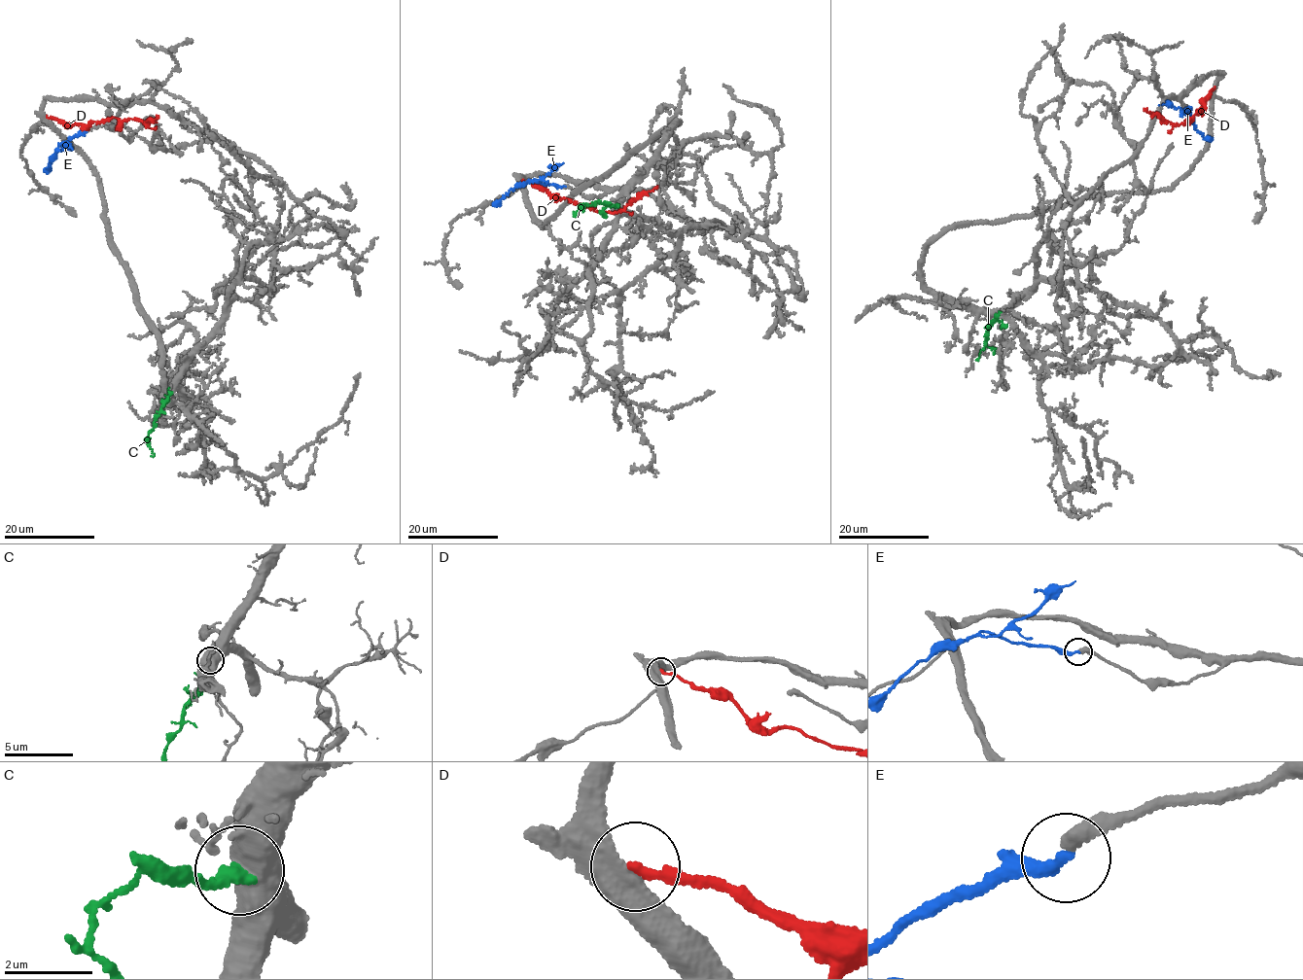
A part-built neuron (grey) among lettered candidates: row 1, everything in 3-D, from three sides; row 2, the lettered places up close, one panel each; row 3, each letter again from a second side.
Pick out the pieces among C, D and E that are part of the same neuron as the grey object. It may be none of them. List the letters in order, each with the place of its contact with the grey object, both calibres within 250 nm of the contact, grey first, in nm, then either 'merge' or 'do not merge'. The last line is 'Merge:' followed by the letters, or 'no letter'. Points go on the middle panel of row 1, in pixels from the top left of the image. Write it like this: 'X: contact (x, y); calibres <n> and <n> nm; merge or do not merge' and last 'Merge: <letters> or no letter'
C: contact (617, 205); calibres 800 and 320 nm; do not merge
D: contact (522, 180); calibres 400 and 200 nm; do not merge
E: contact (564, 187); calibres 360 and 240 nm; merge
Merge: E

